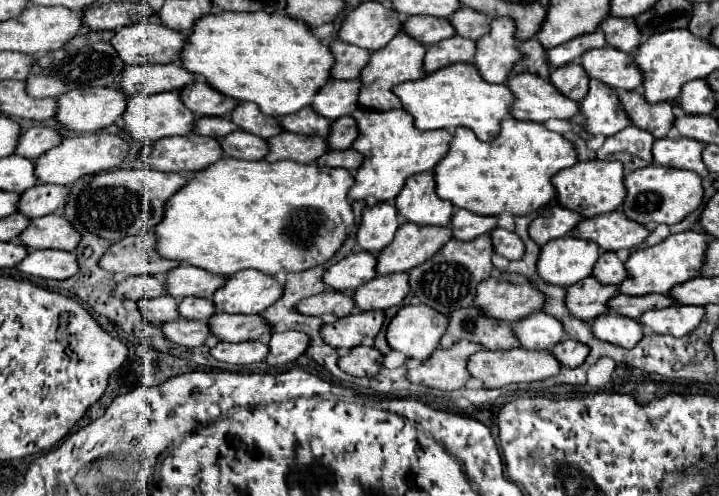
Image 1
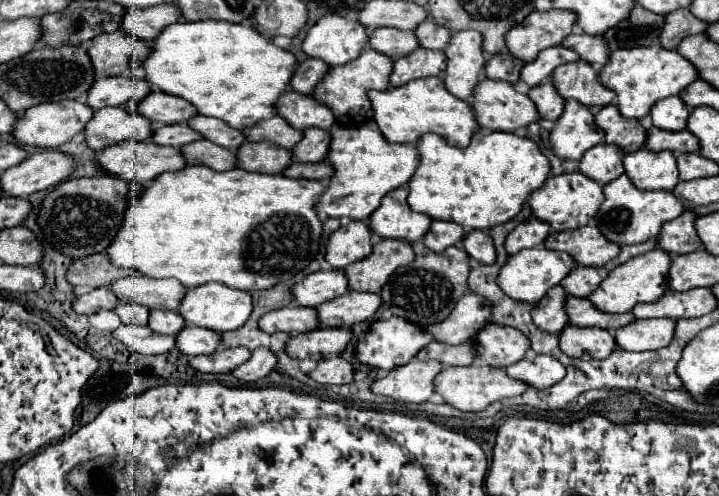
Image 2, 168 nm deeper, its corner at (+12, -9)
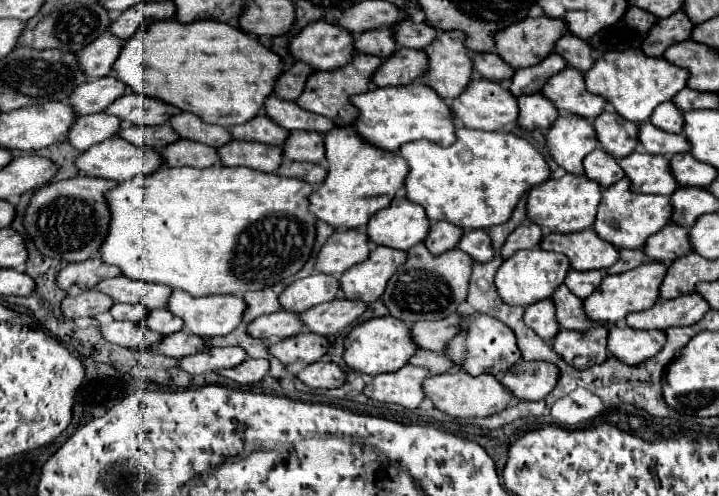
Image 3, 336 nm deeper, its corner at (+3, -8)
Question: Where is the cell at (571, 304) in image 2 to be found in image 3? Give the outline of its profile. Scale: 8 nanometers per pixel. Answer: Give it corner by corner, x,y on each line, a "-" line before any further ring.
561,284
561,288
555,290
553,300
557,306
557,320
559,320
561,328
585,332
585,330
597,326
597,322
593,322
593,320
589,320
589,316
585,316
583,300
573,296
573,292
569,292
569,288
565,288
565,284

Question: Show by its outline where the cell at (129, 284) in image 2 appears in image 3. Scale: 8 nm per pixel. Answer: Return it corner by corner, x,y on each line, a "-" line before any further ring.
125,276
103,280
95,286
97,290
105,292
113,298
113,302
129,302
129,304
143,304
145,308
161,308
167,306
167,300
173,288
143,280
133,280

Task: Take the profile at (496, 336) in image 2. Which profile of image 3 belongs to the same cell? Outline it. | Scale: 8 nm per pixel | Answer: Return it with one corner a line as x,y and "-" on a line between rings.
479,312
463,318
463,330
457,338
451,340
445,354
453,362
457,362
461,366
461,370
469,372
471,376
479,376
479,374
501,376
505,370
509,370
513,364
517,364
521,360
515,332
509,330
507,324
501,324
497,318
491,318
491,316
479,314

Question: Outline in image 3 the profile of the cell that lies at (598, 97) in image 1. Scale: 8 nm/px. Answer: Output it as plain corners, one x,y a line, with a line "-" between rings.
563,114
547,132
547,148
553,160
571,174
583,174
583,158
599,146
595,128
583,116

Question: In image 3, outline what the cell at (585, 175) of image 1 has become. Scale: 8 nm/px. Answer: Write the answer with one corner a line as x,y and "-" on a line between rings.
565,174
559,180
551,178
545,184
529,190
527,216
535,224
539,224
551,232
559,232
559,234
581,232
581,230
593,226
599,202
601,202
601,186
597,182
589,180
585,174
581,174
581,176

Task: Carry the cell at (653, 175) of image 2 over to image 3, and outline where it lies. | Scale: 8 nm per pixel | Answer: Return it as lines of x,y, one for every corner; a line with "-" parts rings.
633,152
619,160
625,176
631,180
631,190
639,194
661,194
671,196
677,190
669,160
665,156

